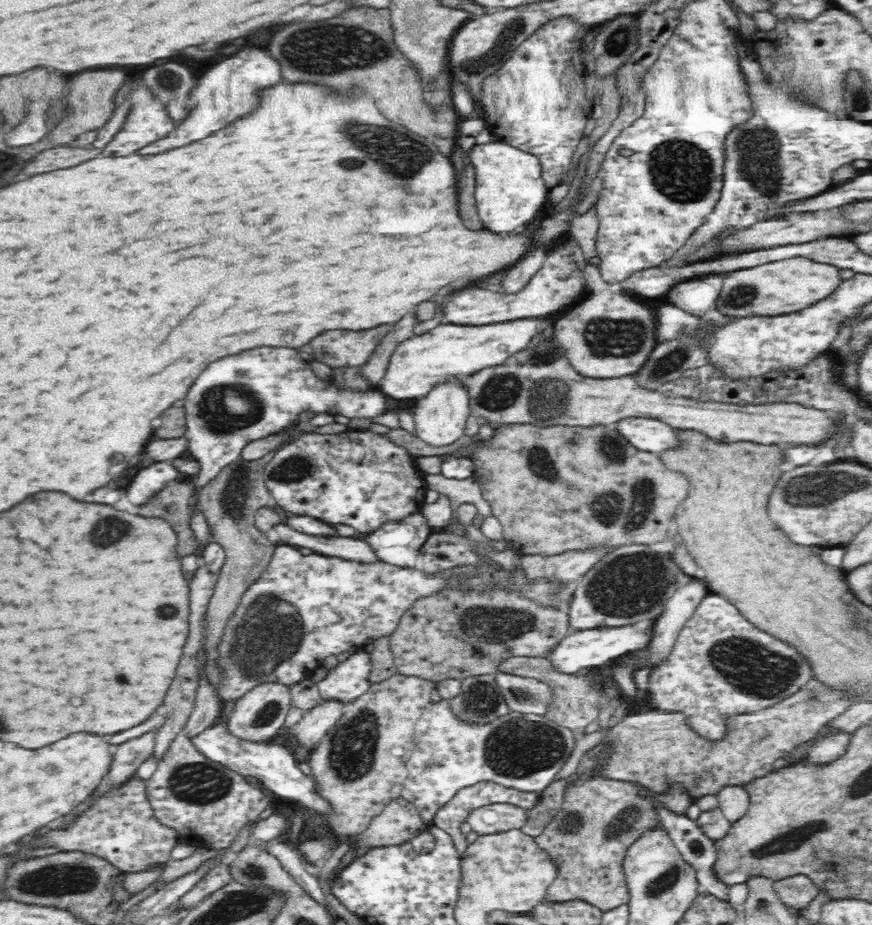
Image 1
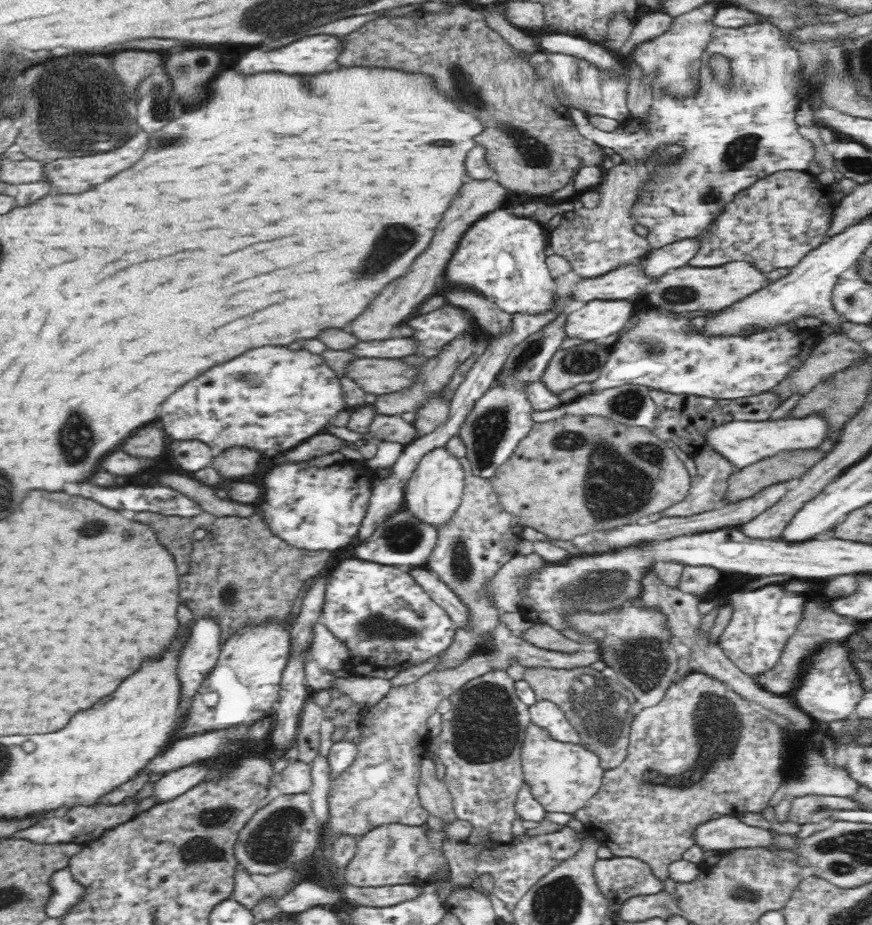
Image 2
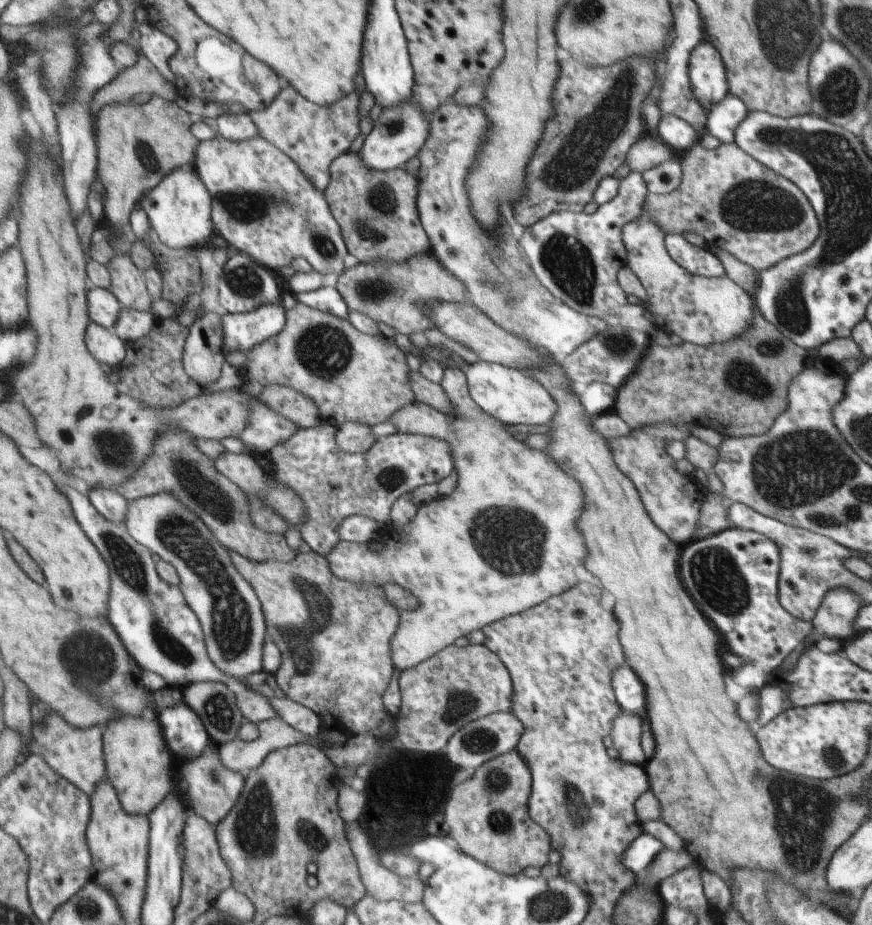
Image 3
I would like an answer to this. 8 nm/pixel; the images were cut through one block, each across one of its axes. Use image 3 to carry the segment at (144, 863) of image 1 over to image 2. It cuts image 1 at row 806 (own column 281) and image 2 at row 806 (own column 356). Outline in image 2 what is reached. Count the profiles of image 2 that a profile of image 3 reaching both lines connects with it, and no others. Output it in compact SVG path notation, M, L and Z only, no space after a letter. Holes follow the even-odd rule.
M126 800L126 802L116 804L116 806L104 806L104 804L94 804L92 806L78 805L74 810L70 810L66 816L62 816L62 818L46 818L42 822L38 822L36 826L18 831L15 834L15 838L25 838L25 840L30 840L31 842L46 845L70 842L70 836L72 836L72 840L92 842L92 840L100 838L110 828L114 829L116 824L122 825L124 822L131 820L132 816L134 816L134 810L136 810L136 802L134 800Z

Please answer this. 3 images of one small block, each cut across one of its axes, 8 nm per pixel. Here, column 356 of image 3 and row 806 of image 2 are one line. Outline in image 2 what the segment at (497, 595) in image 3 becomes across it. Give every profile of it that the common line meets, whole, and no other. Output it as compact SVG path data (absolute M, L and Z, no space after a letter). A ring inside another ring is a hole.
M531 722L526 730L521 749L523 783L529 786L533 797L543 806L545 813L575 815L594 797L605 778L599 757L578 743L554 741L541 726Z

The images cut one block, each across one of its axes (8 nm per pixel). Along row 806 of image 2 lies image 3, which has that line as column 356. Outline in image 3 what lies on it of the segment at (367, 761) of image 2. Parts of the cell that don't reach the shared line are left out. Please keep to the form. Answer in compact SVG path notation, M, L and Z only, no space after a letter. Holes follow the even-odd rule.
M300 301L291 310L286 310L286 320L285 329L277 337L246 354L249 360L242 369L245 380L253 379L264 387L286 385L301 391L314 400L320 410L321 421L331 423L336 428L346 423L373 427L387 422L388 417L402 405L417 401L408 382L405 382L406 356L391 342L387 342L385 337L365 335L357 331L347 319L306 306Z

